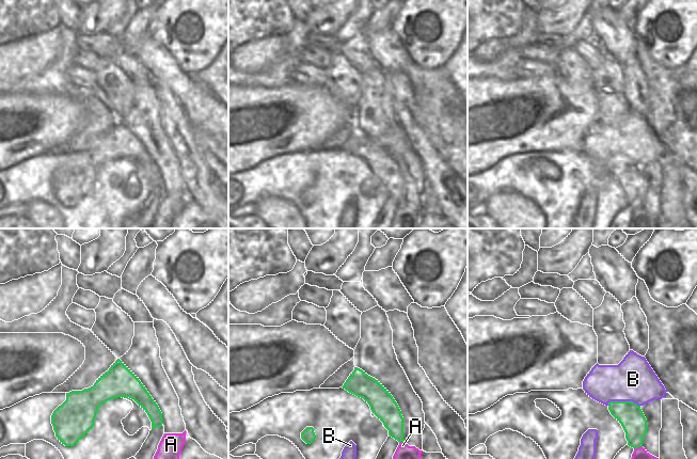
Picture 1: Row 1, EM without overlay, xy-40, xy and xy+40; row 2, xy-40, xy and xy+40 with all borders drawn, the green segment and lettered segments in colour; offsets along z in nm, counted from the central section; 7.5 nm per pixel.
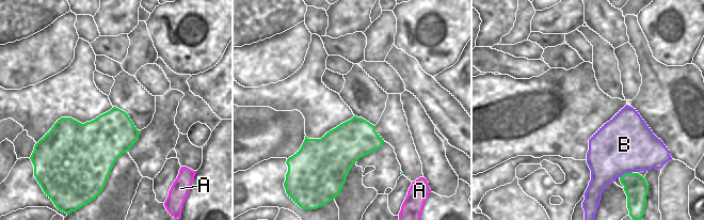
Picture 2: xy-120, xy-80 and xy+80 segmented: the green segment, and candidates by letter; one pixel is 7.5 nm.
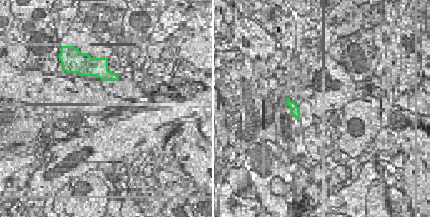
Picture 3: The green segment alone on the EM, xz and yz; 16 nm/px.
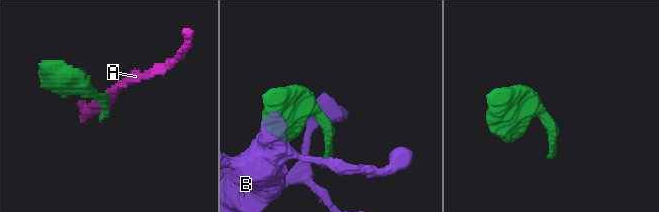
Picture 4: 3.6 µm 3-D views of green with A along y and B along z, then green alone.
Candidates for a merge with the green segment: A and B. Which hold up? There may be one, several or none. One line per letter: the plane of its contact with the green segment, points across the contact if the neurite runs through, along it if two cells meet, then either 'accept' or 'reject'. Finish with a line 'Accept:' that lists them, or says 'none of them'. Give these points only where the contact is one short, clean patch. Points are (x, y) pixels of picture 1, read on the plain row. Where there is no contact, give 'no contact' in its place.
A: contact in xy+40; border xy+40 (642, 206), (634, 209); reject
B: contact in xy+40; reject
Accept: none of them

